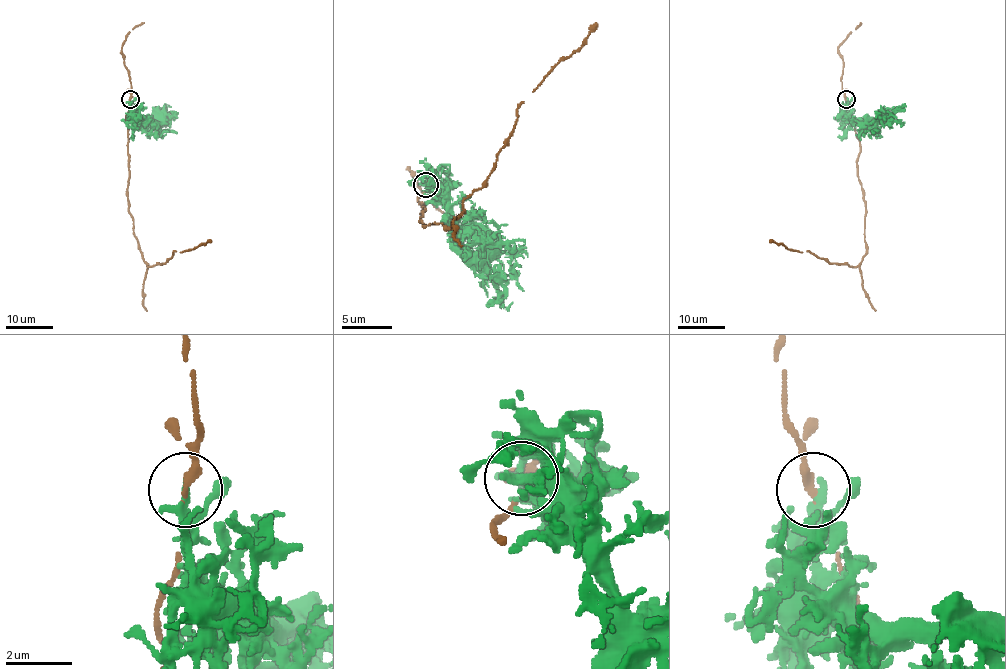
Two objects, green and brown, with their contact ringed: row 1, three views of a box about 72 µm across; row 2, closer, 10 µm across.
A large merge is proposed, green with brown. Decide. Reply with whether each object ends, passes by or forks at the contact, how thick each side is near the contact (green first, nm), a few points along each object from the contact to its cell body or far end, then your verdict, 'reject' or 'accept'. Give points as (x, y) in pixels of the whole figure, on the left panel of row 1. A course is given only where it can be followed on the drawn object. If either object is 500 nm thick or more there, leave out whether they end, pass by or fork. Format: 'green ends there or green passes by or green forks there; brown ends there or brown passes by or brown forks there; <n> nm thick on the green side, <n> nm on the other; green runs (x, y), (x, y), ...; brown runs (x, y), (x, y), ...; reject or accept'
green passes by; brown ends there; 180 nm thick on the green side, 240 nm on the other; green runs (129, 99), (129, 109), (146, 120), (166, 106), (171, 107); brown runs (129, 99), (126, 115), (128, 213), (144, 262), (147, 266), (165, 263), (174, 251), (189, 251), (210, 240); reject

